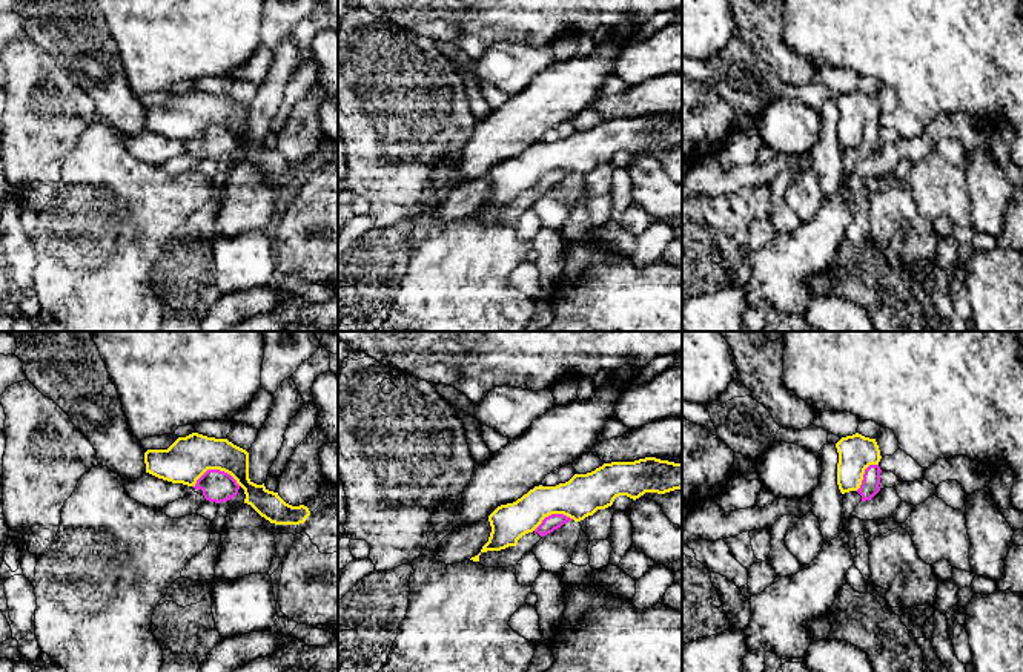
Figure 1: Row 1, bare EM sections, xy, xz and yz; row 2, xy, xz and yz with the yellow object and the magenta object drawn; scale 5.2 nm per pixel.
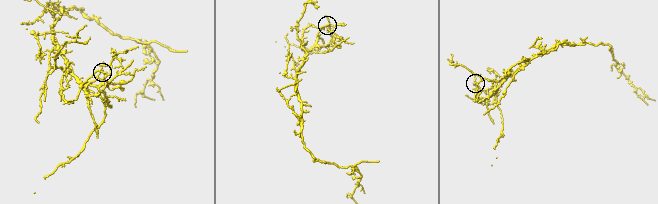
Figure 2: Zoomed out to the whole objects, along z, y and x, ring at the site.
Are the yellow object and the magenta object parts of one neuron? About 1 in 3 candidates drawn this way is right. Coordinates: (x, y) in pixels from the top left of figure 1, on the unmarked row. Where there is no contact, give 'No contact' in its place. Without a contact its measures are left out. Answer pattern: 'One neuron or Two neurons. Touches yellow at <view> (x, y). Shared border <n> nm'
Two neurons. Touches yellow at xy (217, 125). Shared border 240 nm

